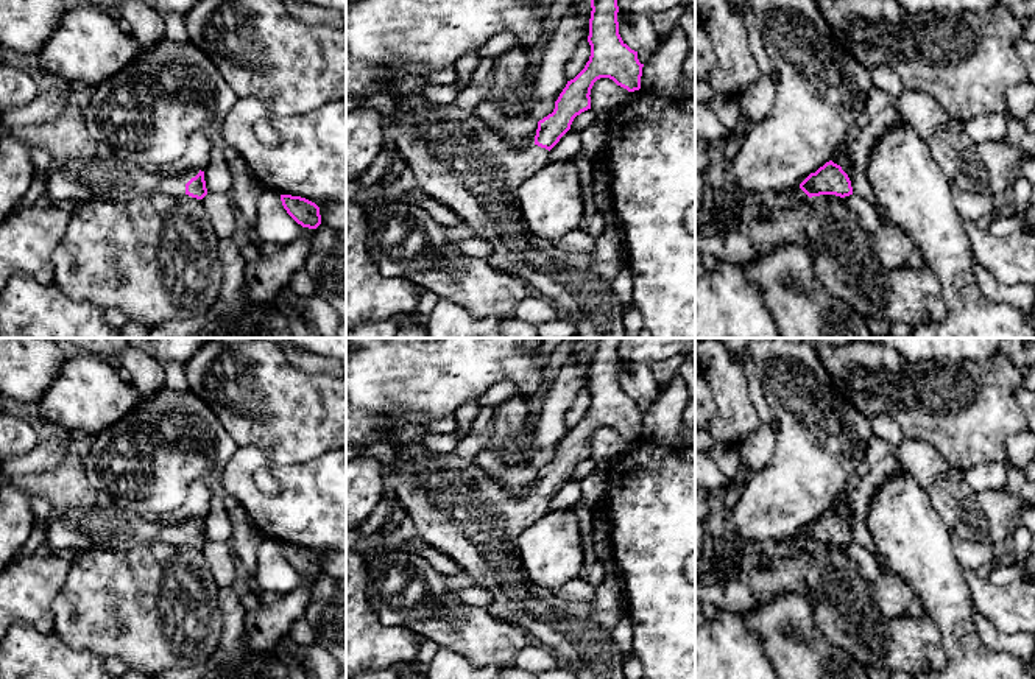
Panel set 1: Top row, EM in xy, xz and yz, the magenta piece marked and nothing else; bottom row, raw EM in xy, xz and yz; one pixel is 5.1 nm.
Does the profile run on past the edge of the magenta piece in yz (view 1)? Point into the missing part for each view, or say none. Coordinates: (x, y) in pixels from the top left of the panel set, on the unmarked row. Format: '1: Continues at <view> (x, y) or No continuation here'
1: No continuation here

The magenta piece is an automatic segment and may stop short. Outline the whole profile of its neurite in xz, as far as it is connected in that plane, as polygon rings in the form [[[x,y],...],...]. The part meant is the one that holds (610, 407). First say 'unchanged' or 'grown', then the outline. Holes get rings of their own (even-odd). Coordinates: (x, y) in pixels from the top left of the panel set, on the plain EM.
grown; [[[595,338],[592,341],[589,410],[574,428],[567,430],[555,450],[553,461],[538,470],[532,495],[507,494],[502,484],[477,463],[455,453],[430,452],[422,445],[422,438],[405,445],[394,466],[382,466],[387,491],[405,509],[413,537],[446,553],[474,579],[474,584],[489,590],[493,601],[486,606],[488,612],[497,620],[519,626],[532,642],[563,659],[575,679],[625,679],[623,659],[613,639],[616,624],[628,614],[622,578],[616,570],[608,568],[602,582],[594,587],[594,598],[586,603],[556,598],[552,590],[538,586],[525,572],[518,539],[525,528],[549,511],[550,498],[570,478],[574,467],[591,458],[589,444],[597,428],[609,427],[628,441],[641,438],[644,413],[639,411],[638,400],[631,399],[619,383],[619,340]]]

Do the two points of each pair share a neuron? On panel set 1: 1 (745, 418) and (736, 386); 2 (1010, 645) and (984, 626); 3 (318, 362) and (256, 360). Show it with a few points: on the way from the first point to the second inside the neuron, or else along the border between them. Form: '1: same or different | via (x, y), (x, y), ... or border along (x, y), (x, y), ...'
1: same | via (738, 410), (736, 394)
2: same | via (1004, 642), (999, 642), (990, 633)
3: different | border along (284, 354), (293, 365), (306, 371), (324, 374)

